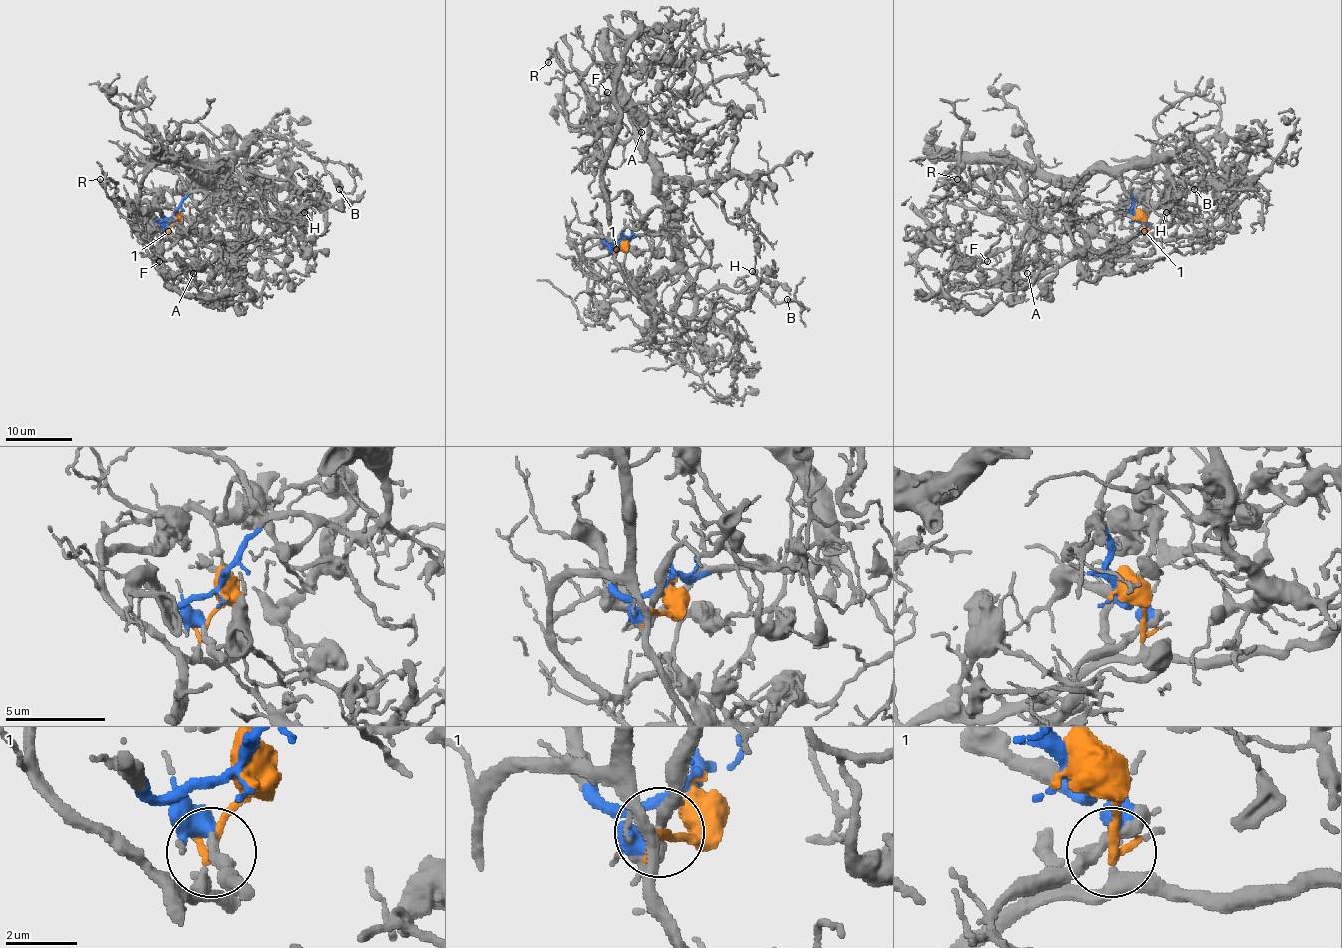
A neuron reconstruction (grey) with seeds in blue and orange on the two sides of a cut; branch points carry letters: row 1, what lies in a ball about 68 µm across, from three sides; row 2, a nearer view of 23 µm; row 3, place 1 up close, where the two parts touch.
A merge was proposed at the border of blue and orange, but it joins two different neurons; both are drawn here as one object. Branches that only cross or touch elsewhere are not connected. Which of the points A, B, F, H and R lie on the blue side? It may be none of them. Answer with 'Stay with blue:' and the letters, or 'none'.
Stay with blue: B, F, H

